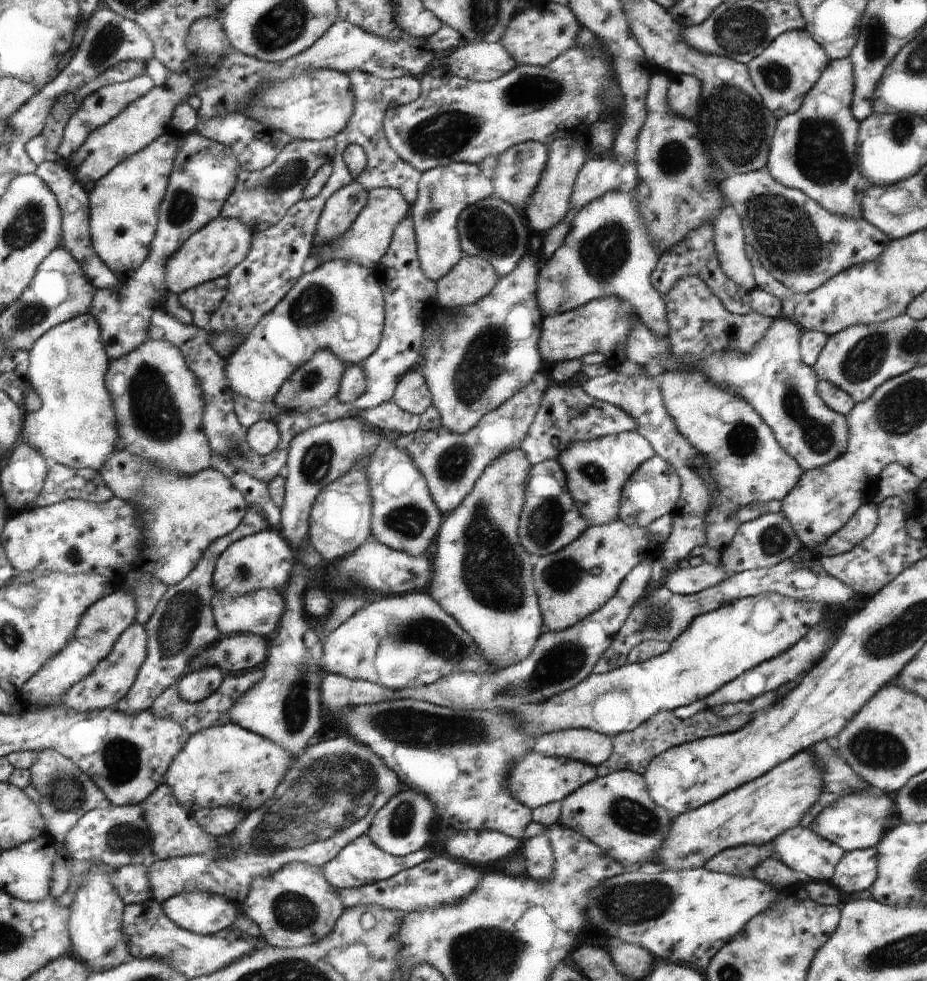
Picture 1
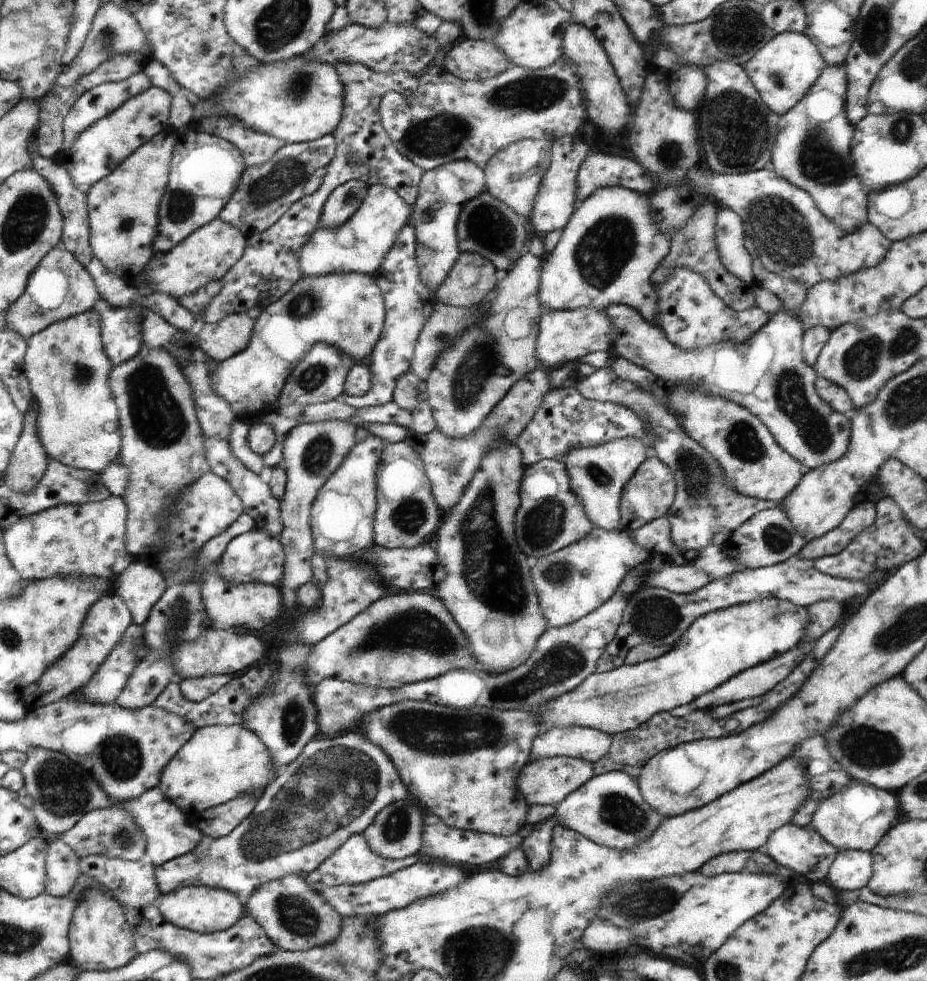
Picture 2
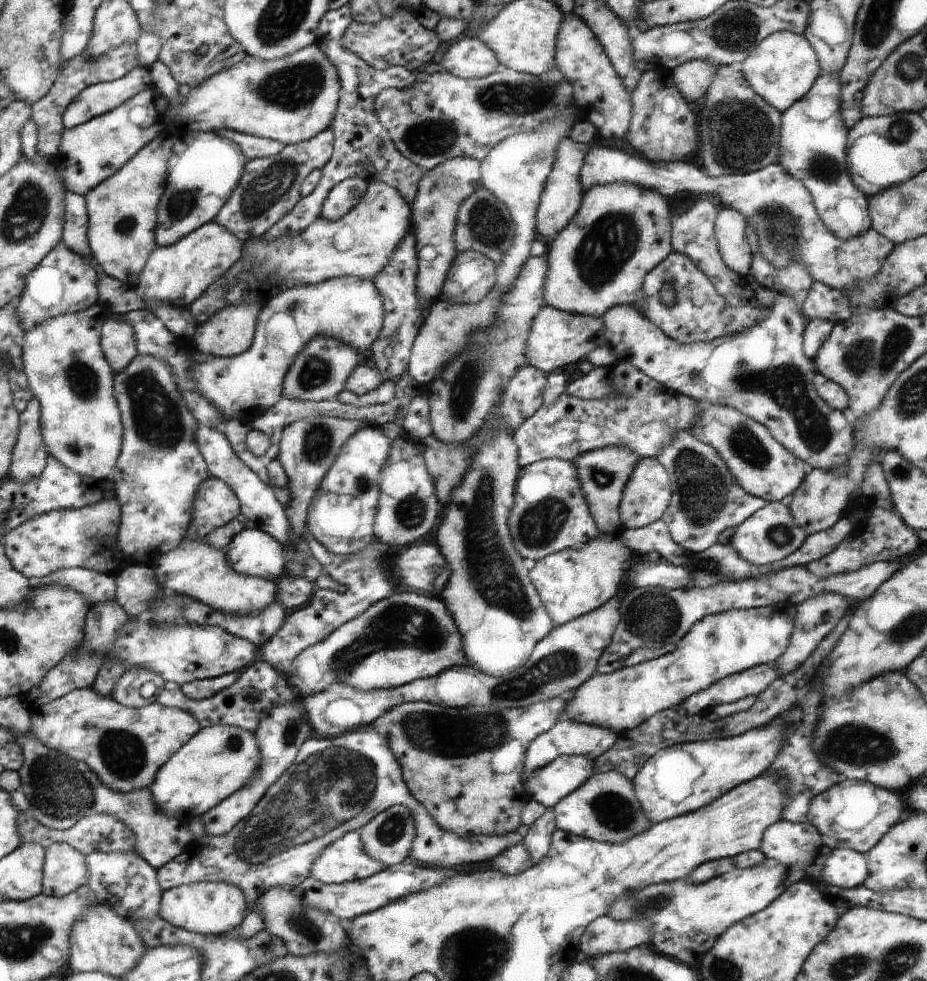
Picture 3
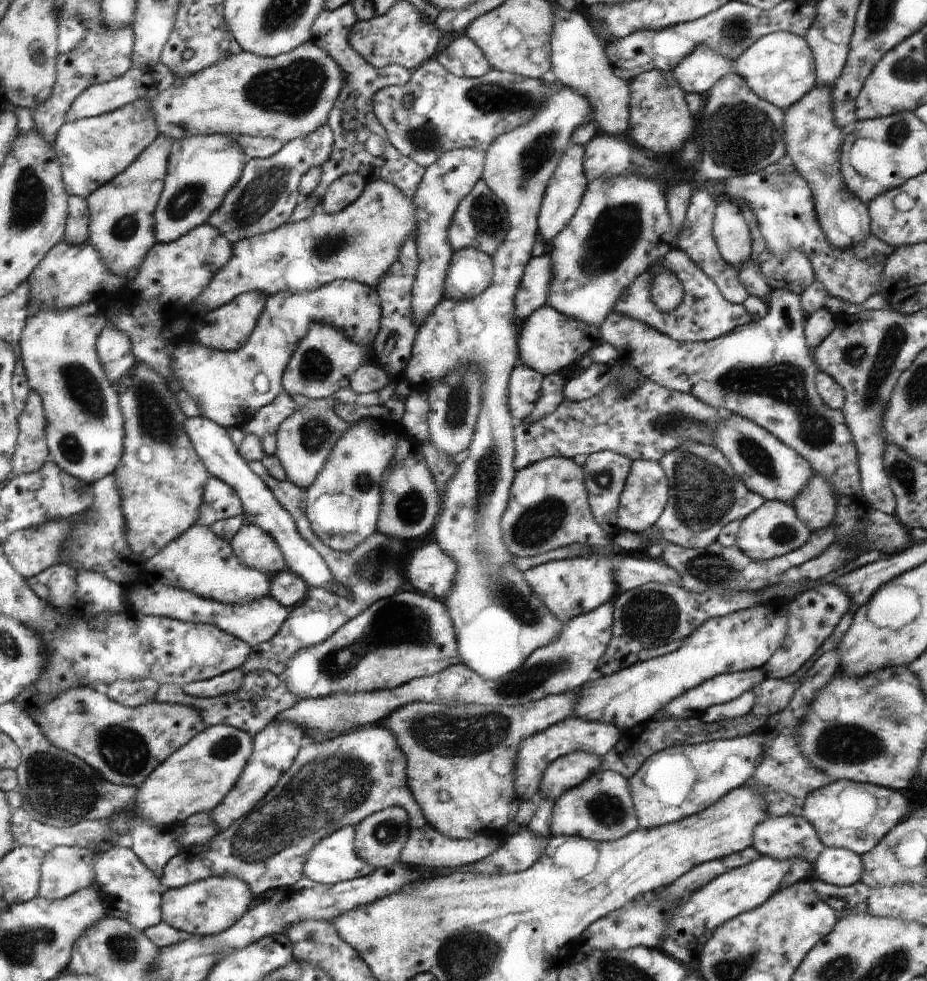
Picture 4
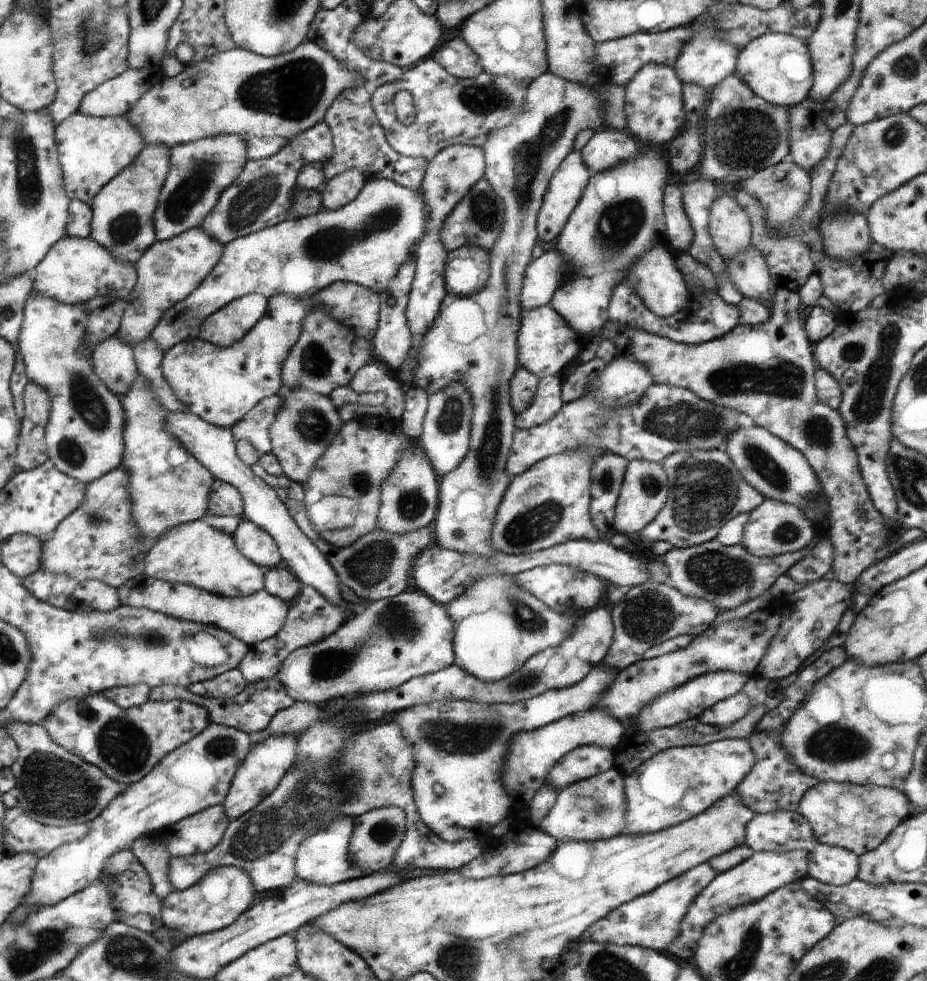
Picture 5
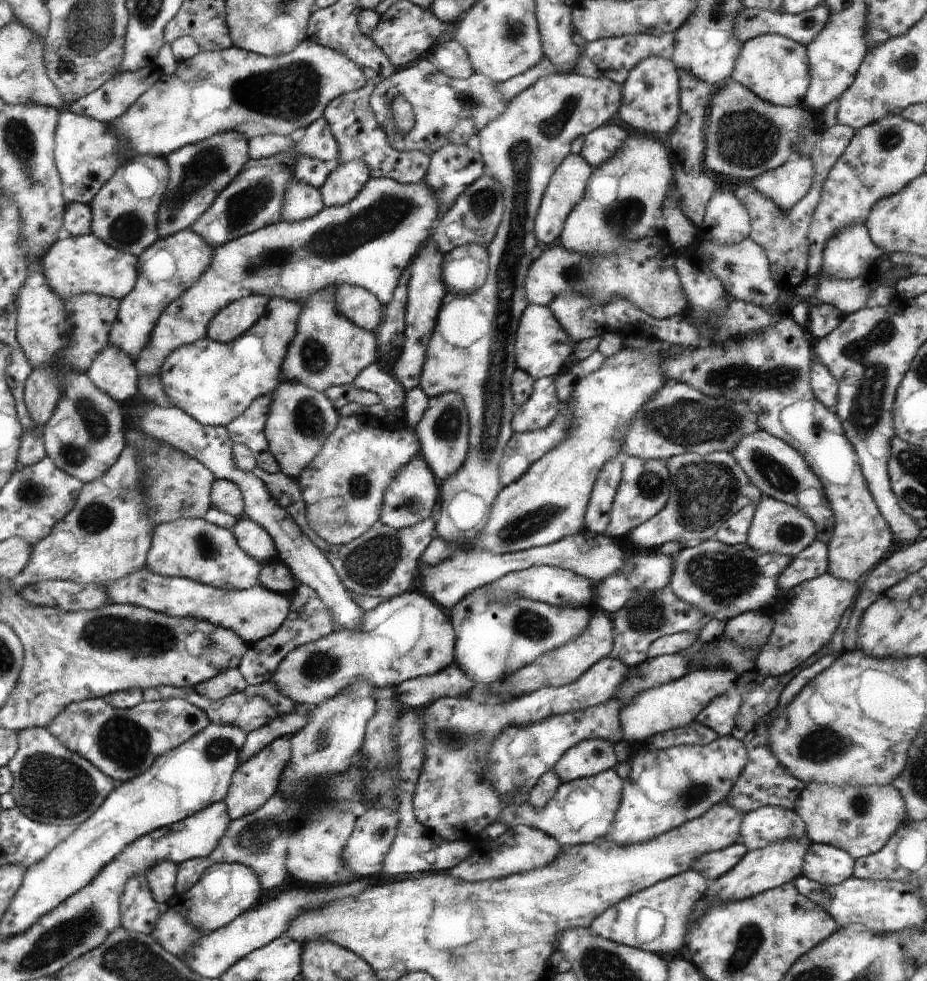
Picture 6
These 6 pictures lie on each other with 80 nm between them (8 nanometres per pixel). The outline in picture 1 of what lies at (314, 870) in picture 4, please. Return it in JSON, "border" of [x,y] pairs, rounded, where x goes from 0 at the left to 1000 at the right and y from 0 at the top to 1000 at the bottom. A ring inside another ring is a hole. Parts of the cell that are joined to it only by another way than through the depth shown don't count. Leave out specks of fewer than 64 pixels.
{"border":[[[393,849],[384,856],[376,858],[371,865],[365,870],[354,881],[347,883],[352,895],[365,906],[386,905],[402,899],[415,898],[423,895],[426,891],[433,890],[436,886],[453,882],[454,879],[462,878],[467,873],[464,865],[455,865],[435,874],[428,874],[413,867],[408,863],[396,849]]]}

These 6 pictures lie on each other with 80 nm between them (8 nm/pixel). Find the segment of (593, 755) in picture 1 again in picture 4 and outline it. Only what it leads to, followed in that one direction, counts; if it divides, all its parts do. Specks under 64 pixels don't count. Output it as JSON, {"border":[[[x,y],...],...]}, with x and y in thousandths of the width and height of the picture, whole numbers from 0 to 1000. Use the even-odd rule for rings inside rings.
{"border":[[[617,728],[601,736],[600,739],[592,740],[587,746],[566,752],[566,756],[560,764],[558,783],[556,784],[558,789],[556,805],[563,810],[564,814],[578,814],[588,785],[601,773],[624,766],[632,766],[649,772],[657,768],[669,754],[669,746],[670,744],[661,738],[629,733]]]}

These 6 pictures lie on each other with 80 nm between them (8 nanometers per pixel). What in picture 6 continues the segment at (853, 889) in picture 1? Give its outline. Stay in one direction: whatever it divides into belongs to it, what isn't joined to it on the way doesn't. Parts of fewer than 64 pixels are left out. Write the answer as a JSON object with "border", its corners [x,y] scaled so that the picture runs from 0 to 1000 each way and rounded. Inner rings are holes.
{"border":[[[885,859],[872,860],[867,893],[890,902],[906,902],[921,891],[923,877],[912,866]]]}

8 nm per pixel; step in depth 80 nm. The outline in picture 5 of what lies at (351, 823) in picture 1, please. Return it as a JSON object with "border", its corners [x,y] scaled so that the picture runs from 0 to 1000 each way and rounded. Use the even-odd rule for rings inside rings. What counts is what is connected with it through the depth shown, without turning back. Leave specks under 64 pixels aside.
{"border":[[[423,732],[414,733],[416,738],[408,738],[406,742],[386,745],[380,748],[380,752],[373,754],[372,764],[362,771],[356,773],[354,777],[339,777],[330,781],[316,781],[315,784],[303,795],[303,799],[293,807],[282,821],[276,822],[270,829],[263,830],[260,834],[247,838],[247,845],[244,846],[242,856],[233,865],[227,866],[222,871],[209,871],[205,874],[187,875],[184,879],[184,898],[188,908],[204,906],[205,903],[213,902],[228,886],[235,883],[260,884],[270,891],[274,897],[274,903],[278,909],[291,909],[299,905],[312,905],[319,896],[319,874],[325,859],[330,857],[332,852],[347,845],[354,838],[362,834],[389,834],[391,830],[396,830],[395,826],[408,825],[411,823],[428,823],[437,828],[437,838],[440,845],[437,847],[437,854],[423,882],[420,884],[426,889],[430,889],[438,884],[453,887],[484,887],[492,888],[494,885],[509,879],[513,873],[518,873],[524,866],[516,855],[505,855],[490,859],[481,858],[475,852],[468,850],[450,828],[449,811],[447,811],[444,795],[450,783],[450,766],[447,758],[437,752],[437,745],[429,736]]]}

